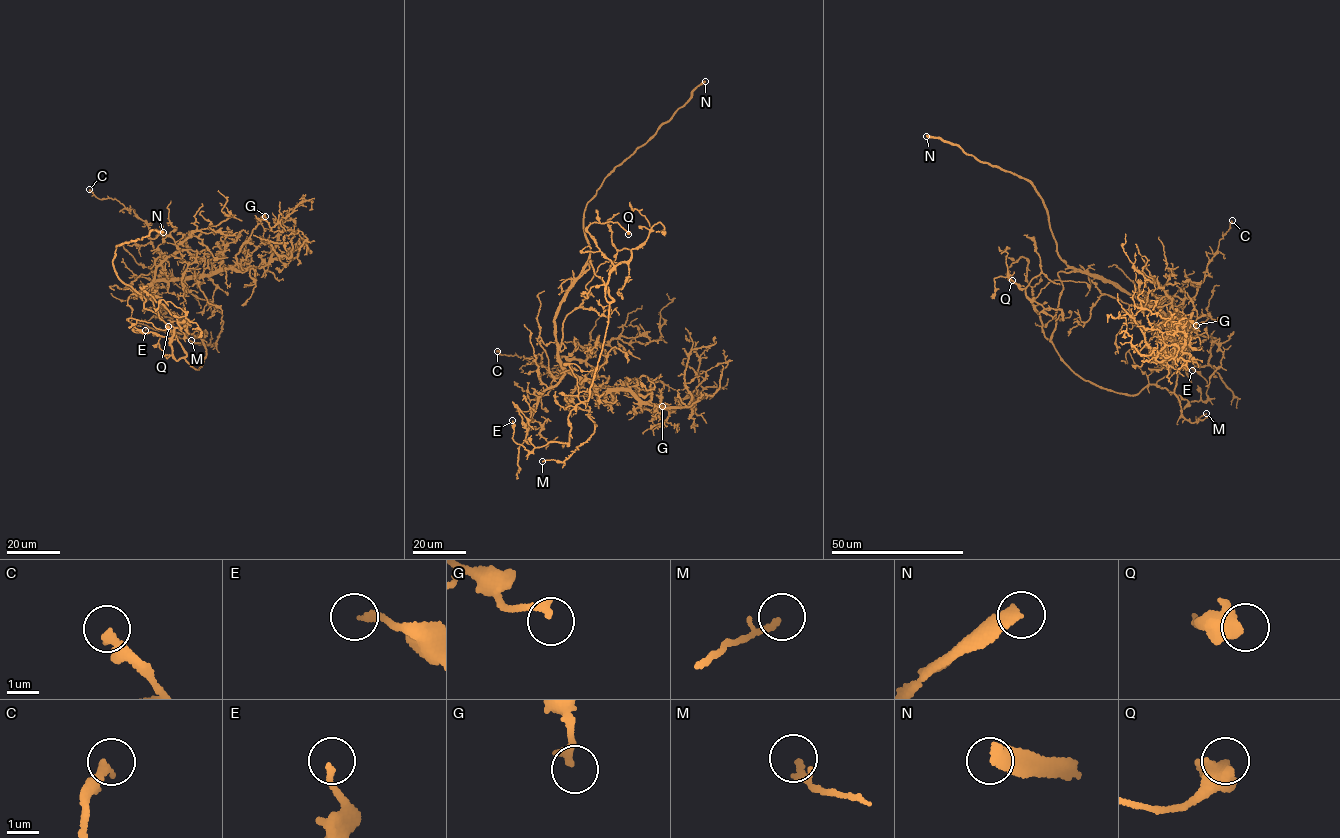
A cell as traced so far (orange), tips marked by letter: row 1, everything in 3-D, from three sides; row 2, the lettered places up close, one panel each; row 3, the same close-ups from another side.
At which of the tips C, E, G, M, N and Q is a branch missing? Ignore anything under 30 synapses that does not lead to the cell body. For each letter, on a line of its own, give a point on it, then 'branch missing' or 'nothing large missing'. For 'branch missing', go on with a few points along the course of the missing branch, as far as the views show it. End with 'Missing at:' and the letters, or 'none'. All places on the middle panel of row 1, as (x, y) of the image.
C: (497, 351) | nothing large missing
E: (512, 420) | nothing large missing
G: (662, 406) | nothing large missing
M: (542, 461) | nothing large missing
N: (705, 81) | branch missing | (705, 81), (725, 54), (747, 39), (748, 22), (744, 21)
Q: (628, 234) | nothing large missing
Missing at: N

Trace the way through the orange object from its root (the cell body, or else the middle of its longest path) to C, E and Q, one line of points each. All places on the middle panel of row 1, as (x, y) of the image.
C: (578, 278), (555, 317), (558, 362), (563, 371), (551, 377), (549, 369), (541, 363), (497, 351)
E: (578, 278), (590, 260), (614, 300), (589, 398), (570, 411), (567, 444), (528, 451), (514, 441), (512, 420)
Q: (578, 278), (590, 260), (613, 301), (605, 292), (613, 267), (587, 228), (618, 222), (628, 234)

